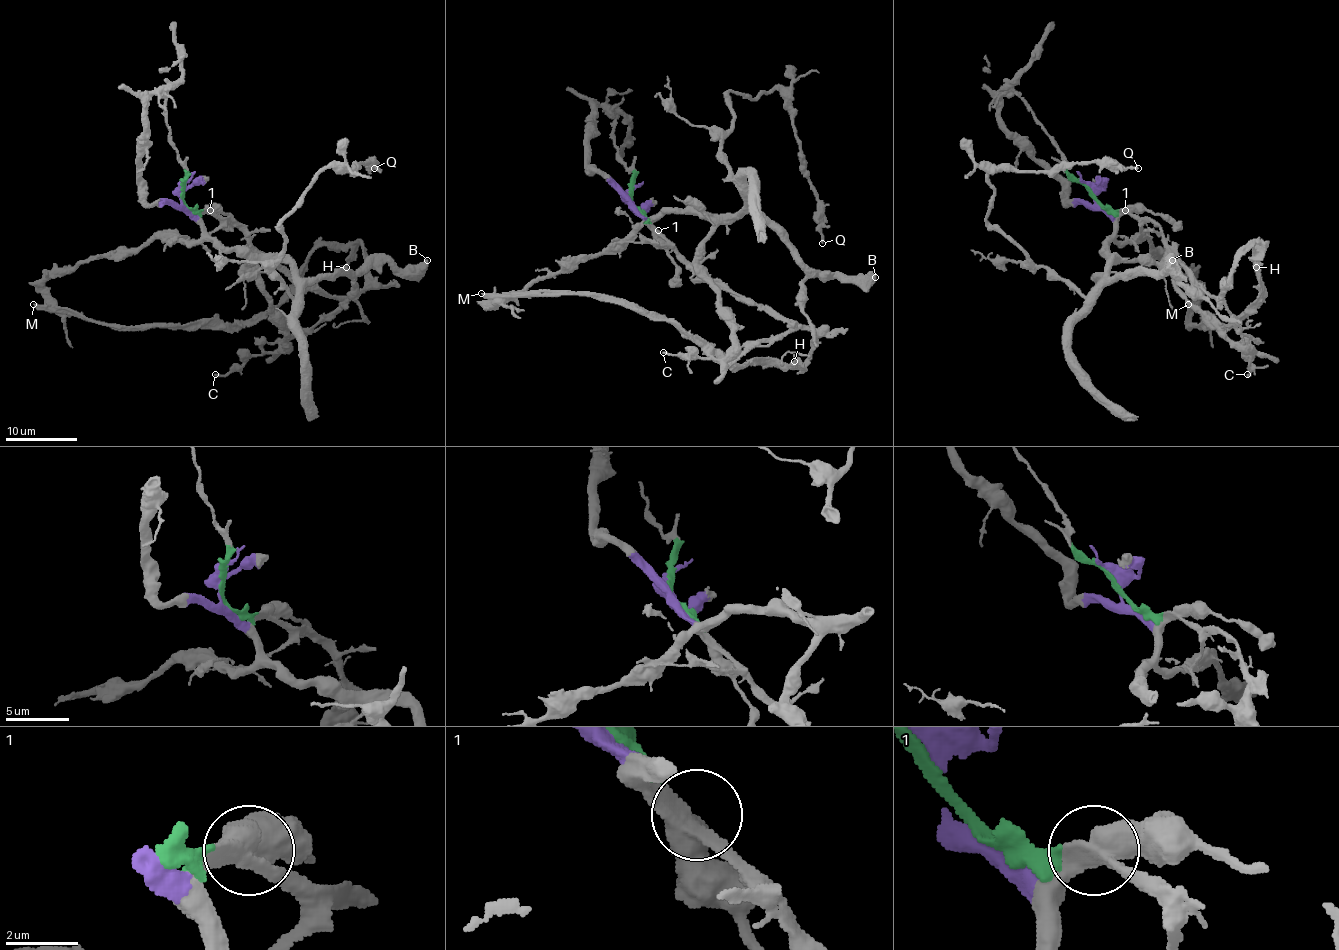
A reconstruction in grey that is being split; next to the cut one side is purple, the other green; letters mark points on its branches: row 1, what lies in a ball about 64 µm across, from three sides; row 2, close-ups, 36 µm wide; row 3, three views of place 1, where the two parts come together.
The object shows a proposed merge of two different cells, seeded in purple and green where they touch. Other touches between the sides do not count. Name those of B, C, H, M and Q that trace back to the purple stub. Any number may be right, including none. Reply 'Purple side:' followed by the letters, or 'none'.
Purple side: B, C, Q

